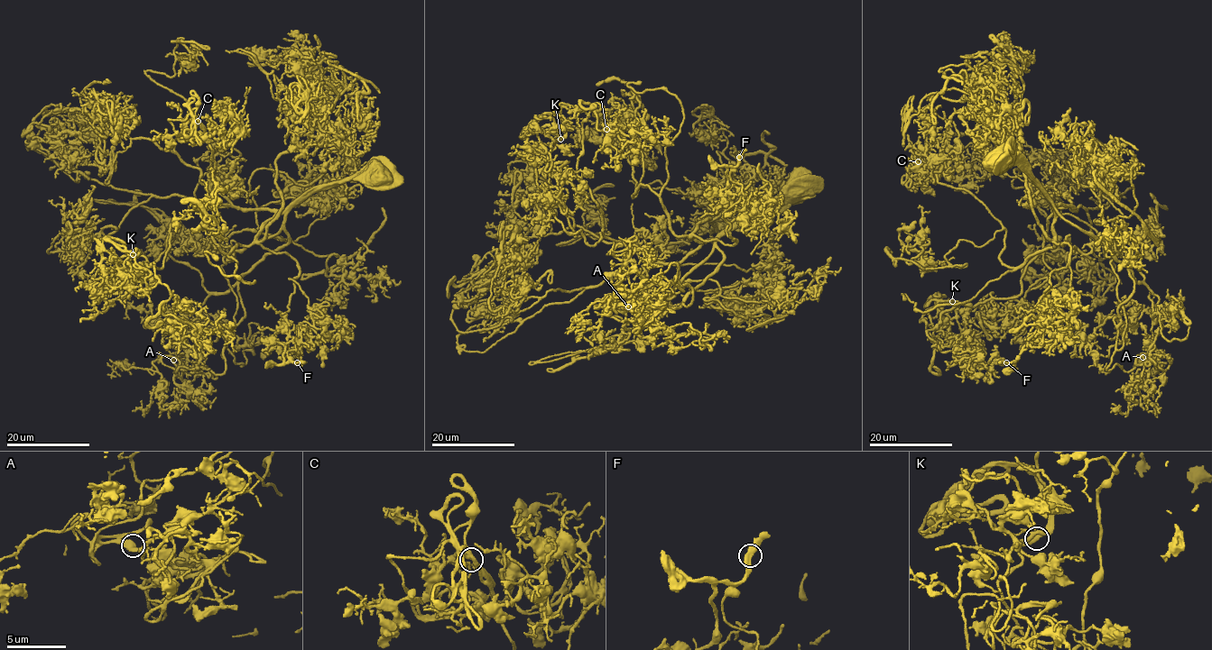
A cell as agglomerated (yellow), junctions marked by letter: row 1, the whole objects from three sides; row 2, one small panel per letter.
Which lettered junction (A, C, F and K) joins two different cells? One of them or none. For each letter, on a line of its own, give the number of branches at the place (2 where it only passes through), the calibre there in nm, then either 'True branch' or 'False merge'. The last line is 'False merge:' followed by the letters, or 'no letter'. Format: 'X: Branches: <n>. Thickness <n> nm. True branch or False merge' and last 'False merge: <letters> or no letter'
A: Branches: 2. Thickness 440 nm. True branch
C: Branches: 2. Thickness 440 nm. True branch
F: Branches: 2. Thickness 400 nm. True branch
K: Branches: 2. Thickness 420 nm. True branch
False merge: no letter

